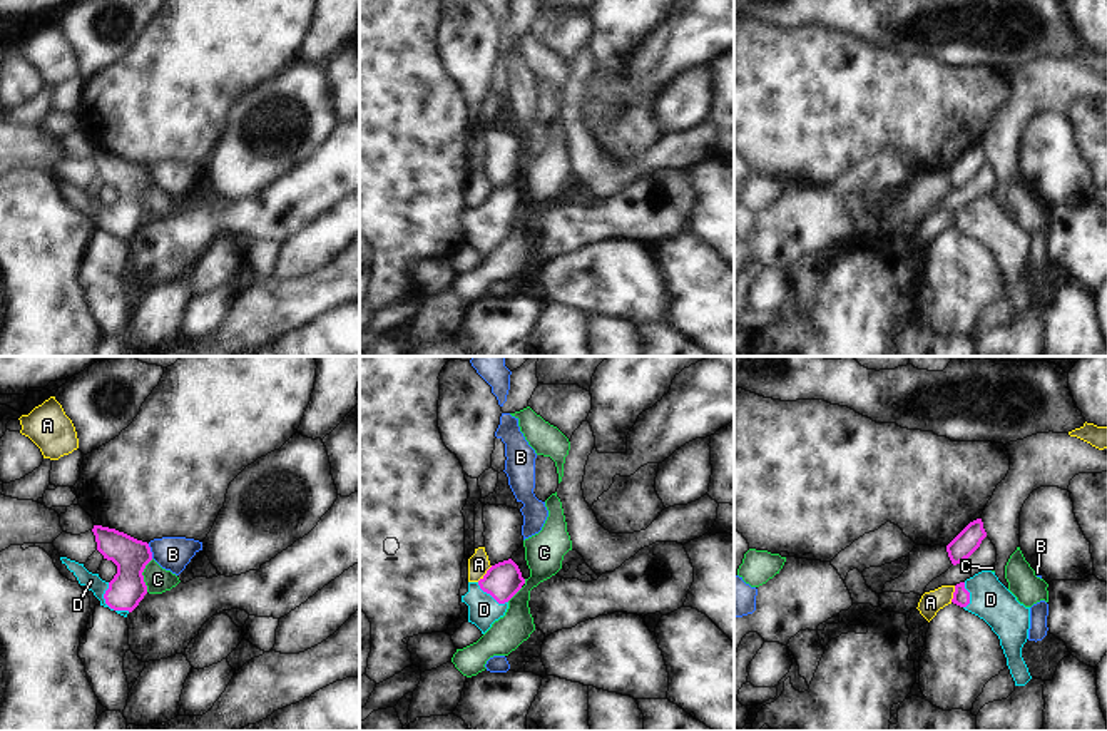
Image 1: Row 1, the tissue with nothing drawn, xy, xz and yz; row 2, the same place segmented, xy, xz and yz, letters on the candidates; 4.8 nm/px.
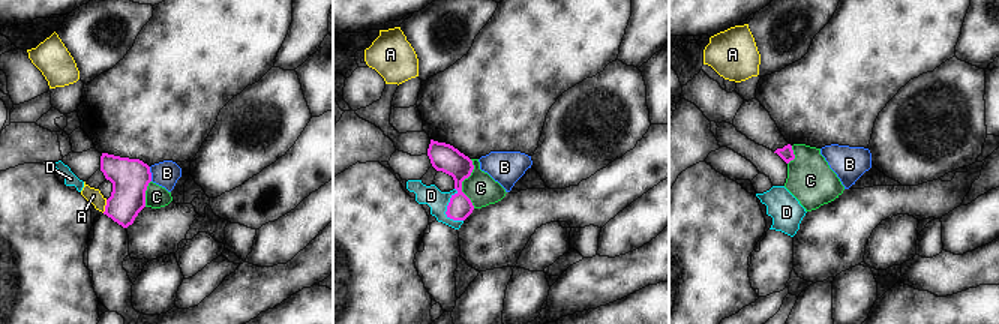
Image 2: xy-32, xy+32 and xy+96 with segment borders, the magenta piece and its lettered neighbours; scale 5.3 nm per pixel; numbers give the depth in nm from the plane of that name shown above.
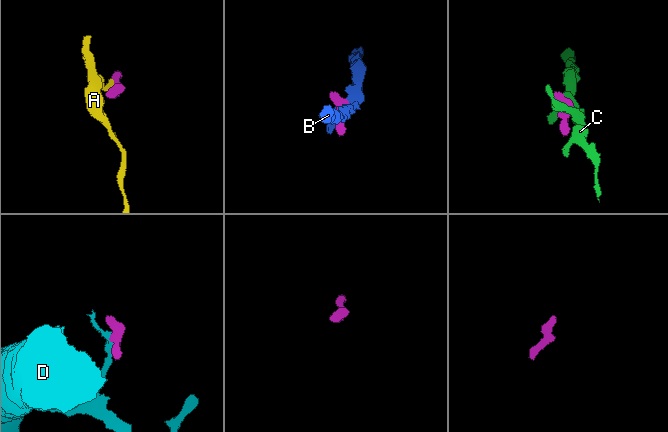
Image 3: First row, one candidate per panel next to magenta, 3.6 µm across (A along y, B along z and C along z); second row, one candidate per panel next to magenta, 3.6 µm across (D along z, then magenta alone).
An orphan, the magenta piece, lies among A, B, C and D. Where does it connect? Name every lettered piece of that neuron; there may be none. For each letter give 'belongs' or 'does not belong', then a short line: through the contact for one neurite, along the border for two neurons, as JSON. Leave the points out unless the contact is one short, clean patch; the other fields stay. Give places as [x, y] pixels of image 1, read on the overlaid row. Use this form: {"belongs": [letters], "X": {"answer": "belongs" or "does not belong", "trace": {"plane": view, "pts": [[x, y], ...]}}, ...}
{"belongs": ["D"], "A": {"answer": "does not belong", "trace": {"plane": "xz", "pts": [[492, 566], [477, 581]]}}, "B": {"answer": "does not belong", "trace": {"plane": "xy", "pts": [[147, 544], [153, 557]]}}, "C": {"answer": "does not belong", "trace": {"plane": "xy", "pts": [[153, 559], [142, 572], [146, 591]]}}, "D": {"answer": "belongs", "trace": {"plane": "xy", "pts": [[127, 587], [107, 604], [104, 594], [91, 581]]}}}

